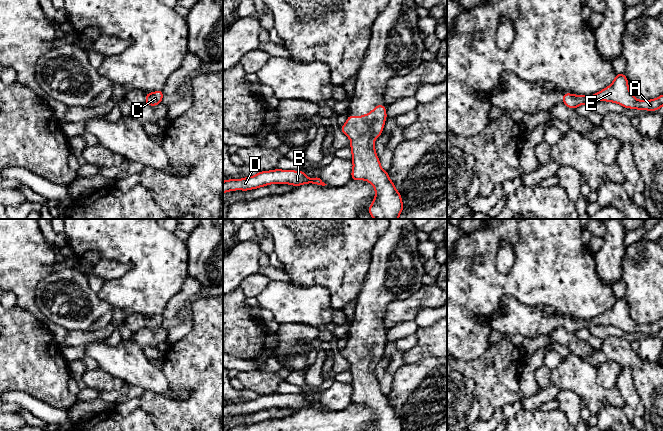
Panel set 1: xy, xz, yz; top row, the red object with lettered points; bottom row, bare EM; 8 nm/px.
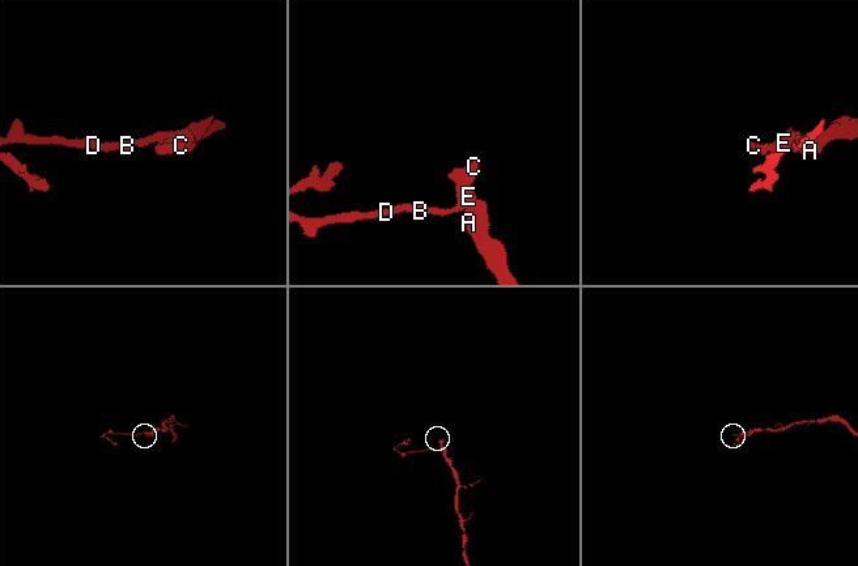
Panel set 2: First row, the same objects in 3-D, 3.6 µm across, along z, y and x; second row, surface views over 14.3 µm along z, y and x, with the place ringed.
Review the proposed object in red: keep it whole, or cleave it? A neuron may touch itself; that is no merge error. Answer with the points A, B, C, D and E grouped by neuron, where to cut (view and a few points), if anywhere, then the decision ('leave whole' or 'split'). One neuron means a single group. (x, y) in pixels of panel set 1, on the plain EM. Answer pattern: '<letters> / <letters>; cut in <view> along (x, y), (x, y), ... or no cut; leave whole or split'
A B C D E; no cut; leave whole

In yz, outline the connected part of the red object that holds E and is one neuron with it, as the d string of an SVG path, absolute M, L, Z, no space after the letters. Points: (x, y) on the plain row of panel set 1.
M616 298L614 305L610 310L590 320L573 319L564 317L563 327L572 333L587 328L592 325L602 324L614 326L625 332L655 335L663 330L663 318L656 323L641 325L636 323L628 312L627 301L624 298Z

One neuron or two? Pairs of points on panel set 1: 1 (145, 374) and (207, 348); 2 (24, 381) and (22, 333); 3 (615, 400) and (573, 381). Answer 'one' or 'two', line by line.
1: two
2: one
3: one

